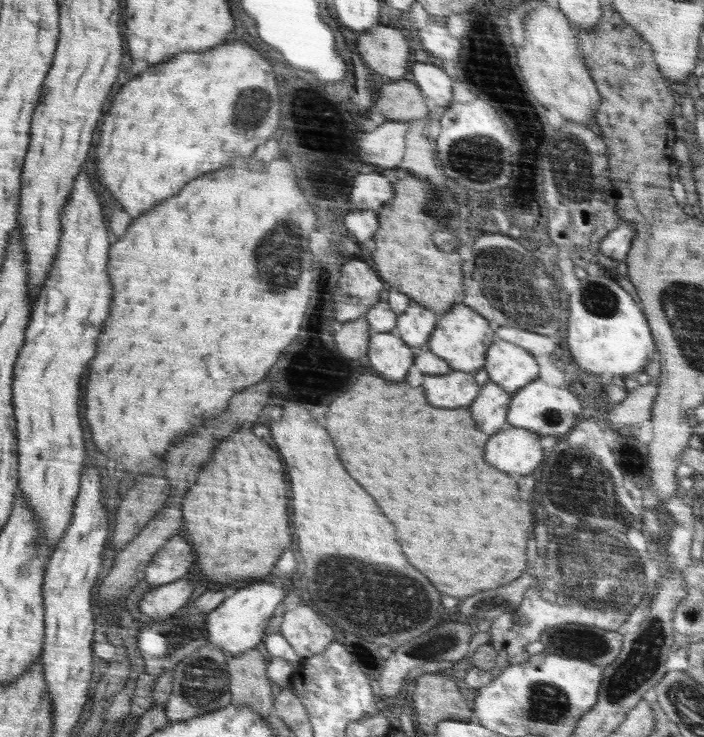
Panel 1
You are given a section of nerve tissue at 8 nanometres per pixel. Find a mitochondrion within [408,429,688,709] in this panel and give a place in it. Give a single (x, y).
(601, 580)

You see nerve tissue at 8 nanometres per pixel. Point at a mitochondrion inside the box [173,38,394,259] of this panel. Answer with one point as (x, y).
(252, 108)

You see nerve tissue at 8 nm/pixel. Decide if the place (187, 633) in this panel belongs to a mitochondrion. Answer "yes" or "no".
yes

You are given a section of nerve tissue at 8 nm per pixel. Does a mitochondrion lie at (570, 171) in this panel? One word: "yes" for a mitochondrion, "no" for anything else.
yes

